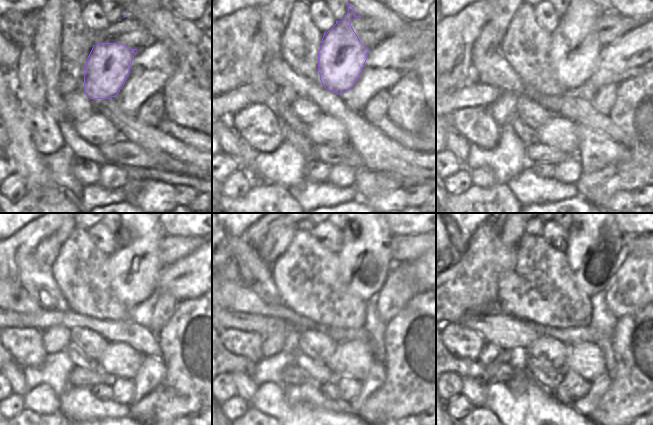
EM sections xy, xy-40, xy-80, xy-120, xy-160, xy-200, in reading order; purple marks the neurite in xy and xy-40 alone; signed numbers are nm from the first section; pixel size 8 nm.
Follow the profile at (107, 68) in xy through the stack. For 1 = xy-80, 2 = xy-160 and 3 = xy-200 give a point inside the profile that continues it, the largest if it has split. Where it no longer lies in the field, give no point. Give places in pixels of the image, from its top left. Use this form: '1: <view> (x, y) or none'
1: xy-80 (574, 47)
2: xy-160 (365, 258)
3: xy-200 (595, 250)

